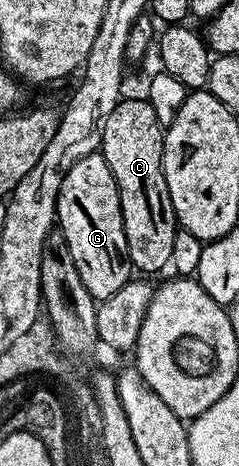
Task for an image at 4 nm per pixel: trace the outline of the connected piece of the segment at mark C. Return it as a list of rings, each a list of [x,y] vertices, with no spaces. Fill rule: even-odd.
[[[147,98],[121,99],[102,121],[100,132],[99,151],[110,166],[110,174],[114,174],[120,195],[128,262],[140,274],[160,272],[171,265],[170,253],[178,230],[176,211],[170,202],[170,190],[164,177],[164,134],[158,114],[154,114],[154,106],[150,106]]]

